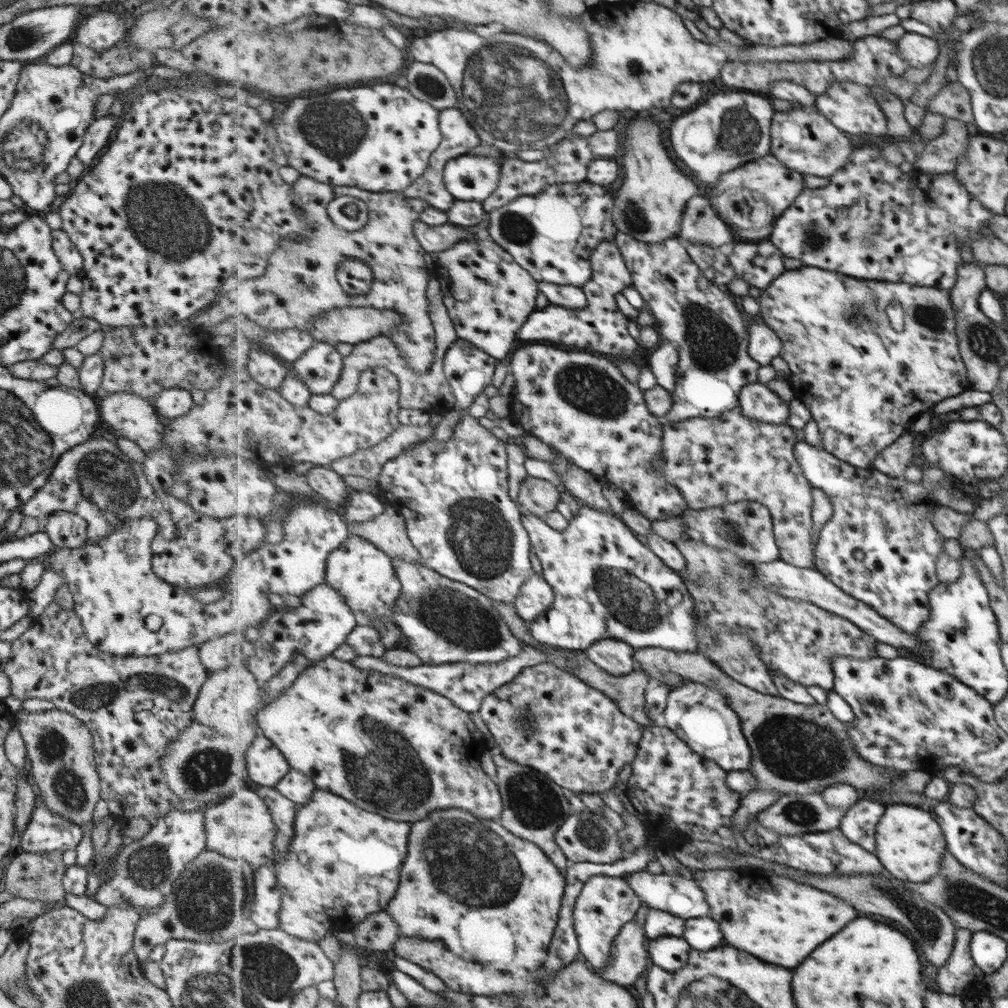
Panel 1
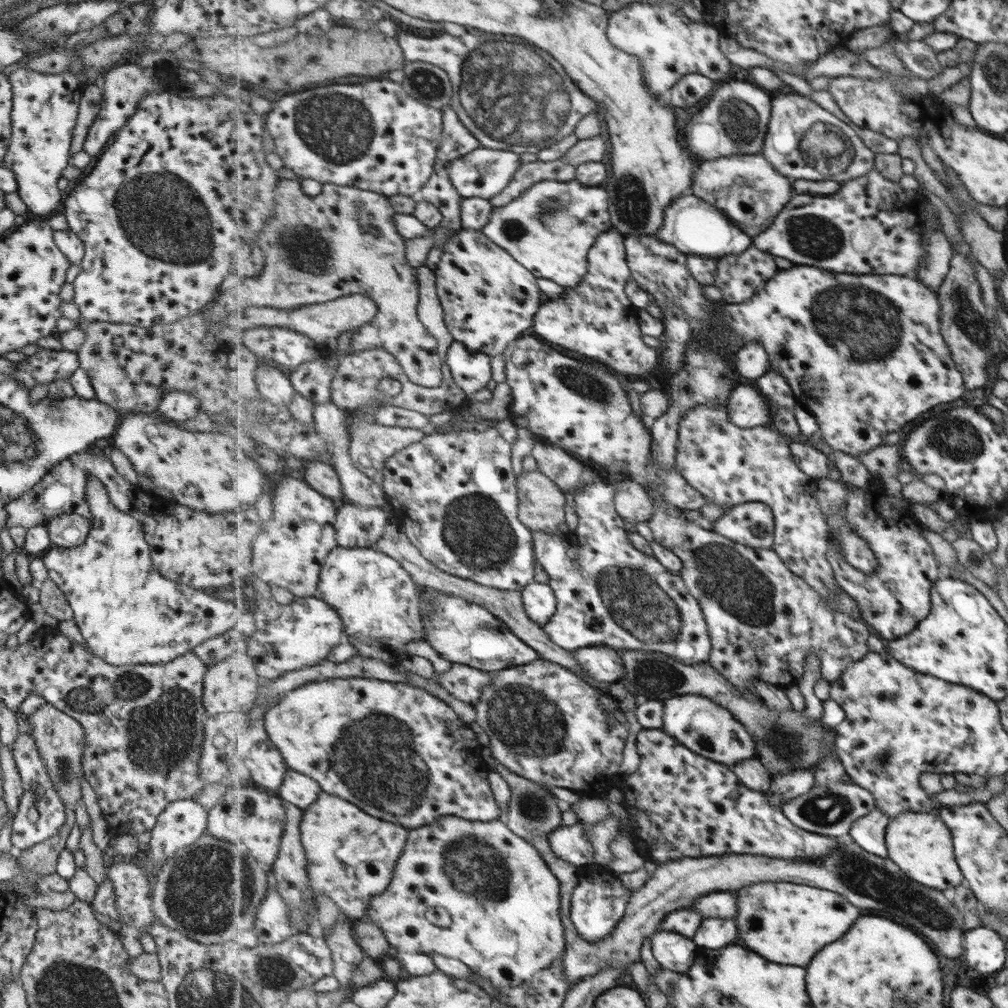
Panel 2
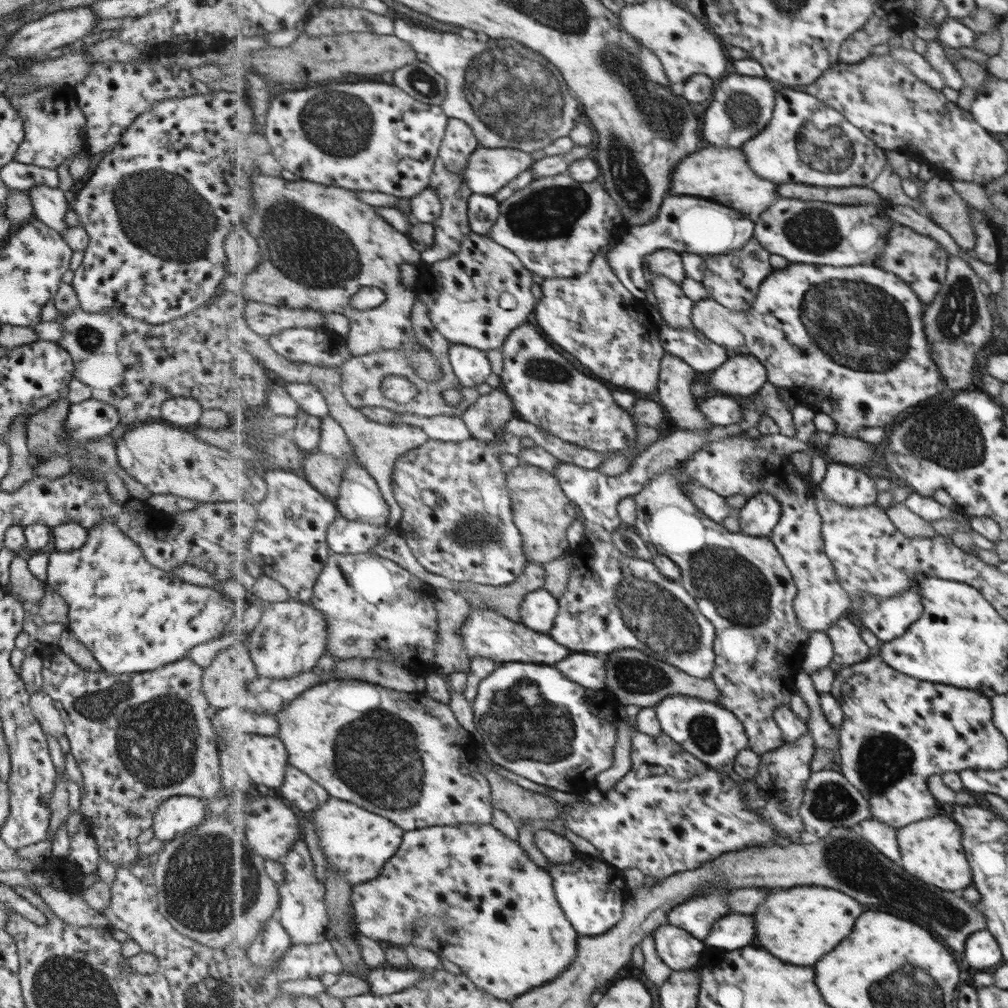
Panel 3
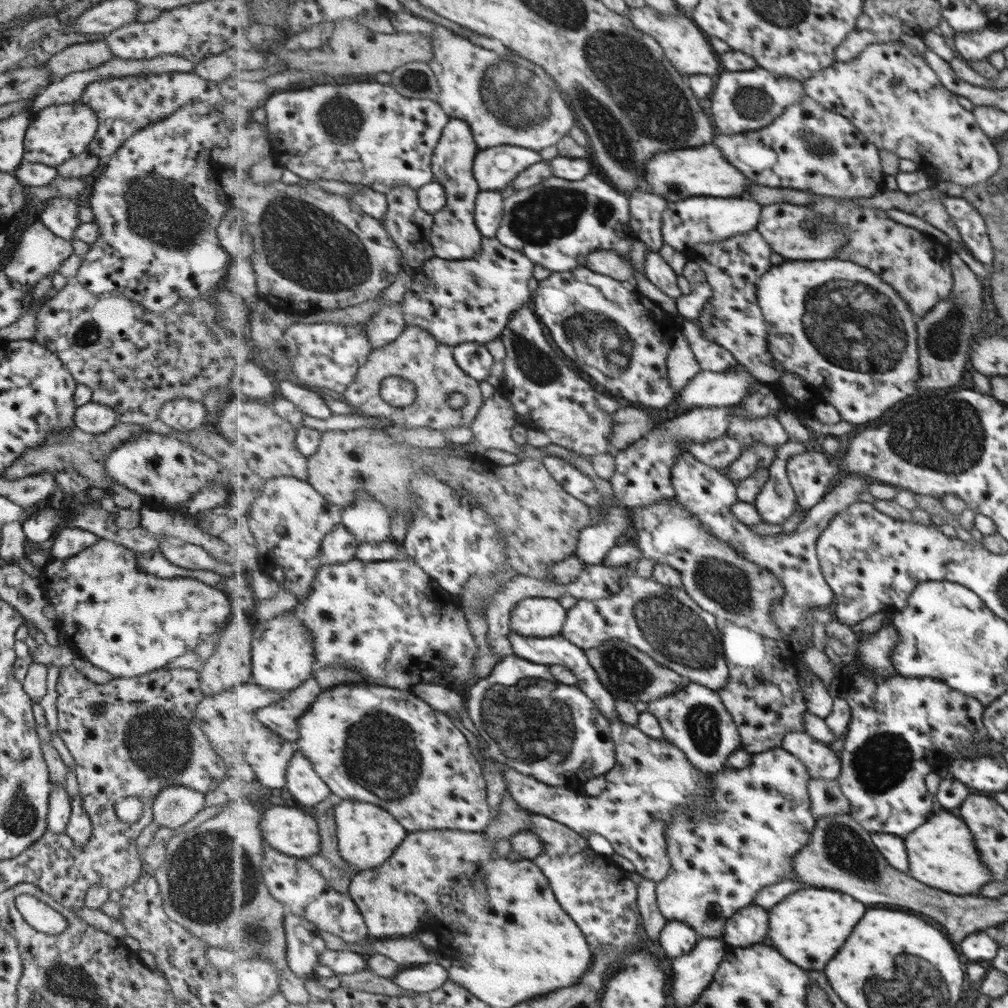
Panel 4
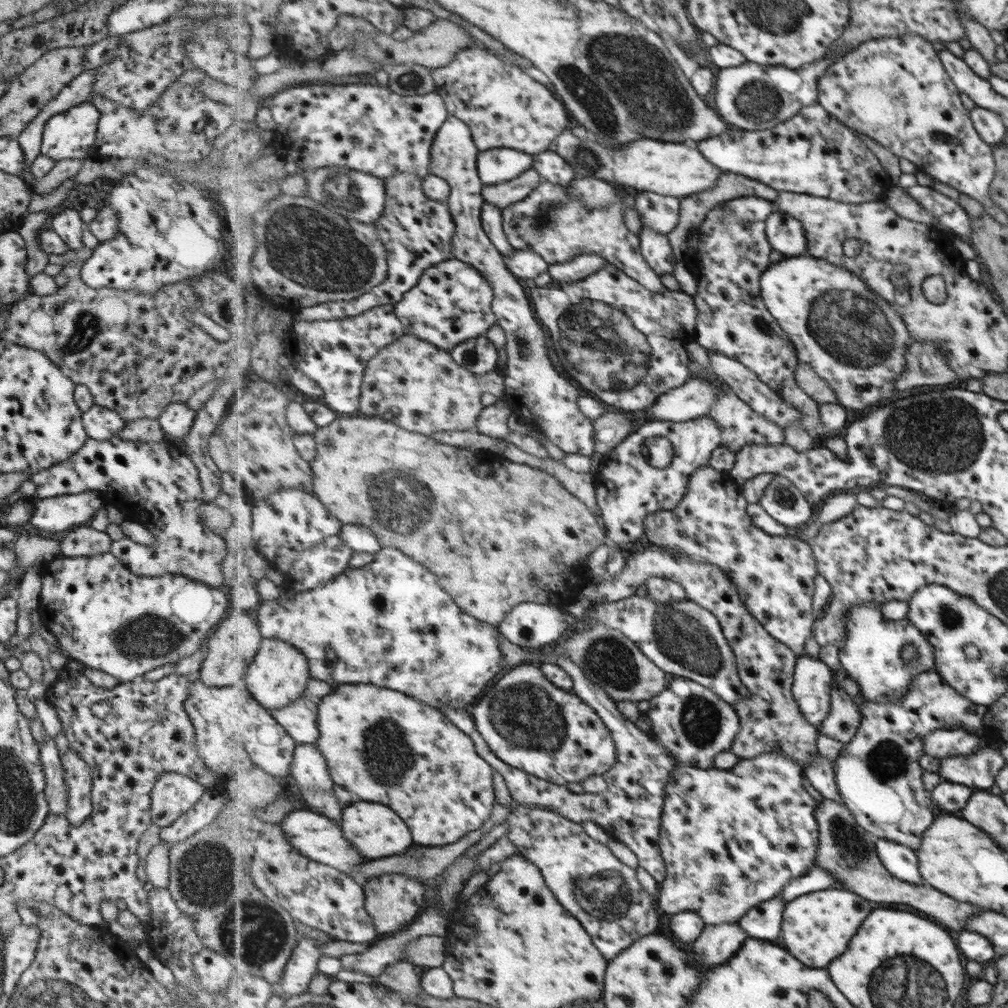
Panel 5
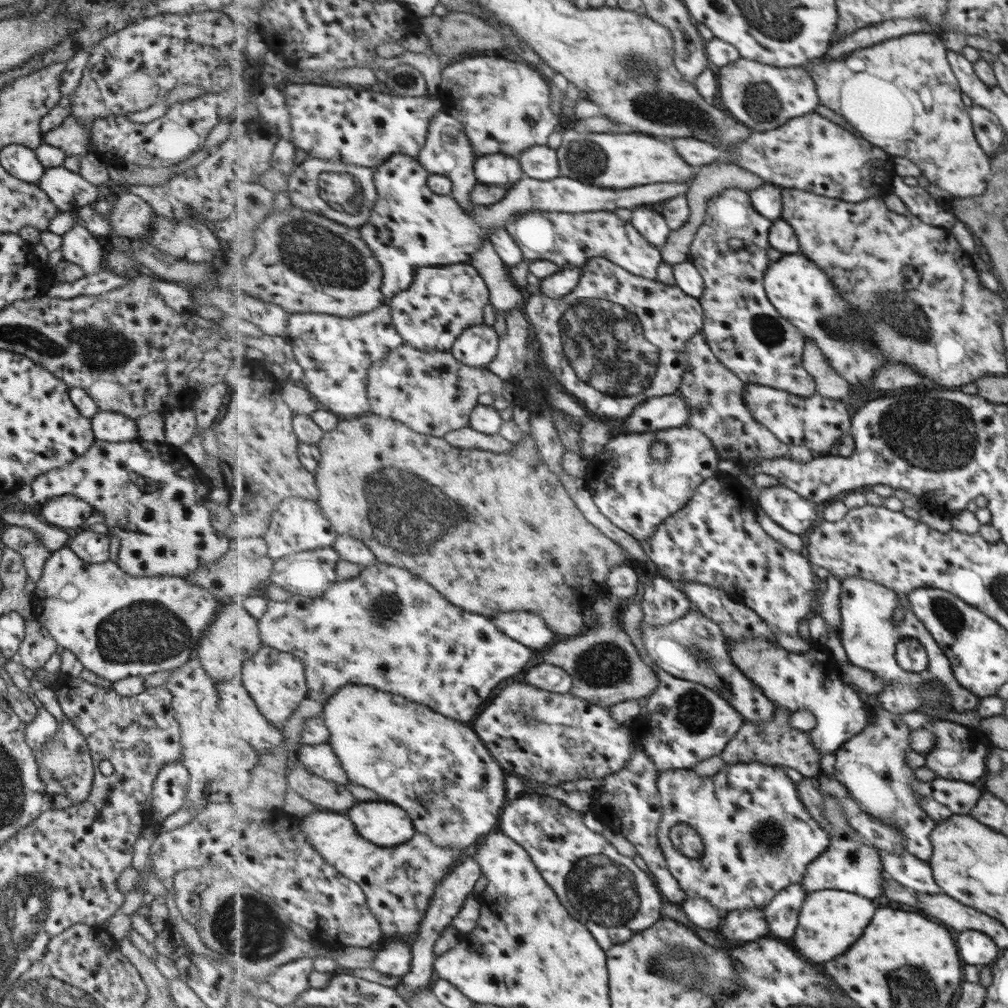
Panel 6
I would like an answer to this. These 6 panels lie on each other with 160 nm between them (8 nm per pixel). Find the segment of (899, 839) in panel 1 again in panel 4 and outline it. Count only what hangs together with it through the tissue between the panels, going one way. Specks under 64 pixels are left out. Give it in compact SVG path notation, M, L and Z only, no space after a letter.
M945 811L933 814L916 830L903 840L907 848L909 876L917 876L917 880L923 884L943 892L953 892L955 896L979 896L980 890L992 880L992 876L980 860L980 852L976 849L968 826L960 818Z

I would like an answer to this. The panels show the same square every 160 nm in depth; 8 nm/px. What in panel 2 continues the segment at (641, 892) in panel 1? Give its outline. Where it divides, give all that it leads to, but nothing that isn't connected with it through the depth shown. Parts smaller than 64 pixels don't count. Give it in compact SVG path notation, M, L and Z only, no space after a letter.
M710 892L698 898L689 909L697 909L708 918L735 918L739 913L738 896L733 892Z

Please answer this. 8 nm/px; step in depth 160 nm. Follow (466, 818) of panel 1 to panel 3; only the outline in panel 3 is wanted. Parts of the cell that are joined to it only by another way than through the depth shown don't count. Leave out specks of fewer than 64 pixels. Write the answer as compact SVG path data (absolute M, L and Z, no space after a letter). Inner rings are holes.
M493 824L428 827L406 832L400 850L396 852L393 859L389 860L377 880L356 884L352 887L353 916L359 934L383 942L385 945L406 947L413 944L413 946L433 950L442 959L447 959L458 965L464 972L463 974L467 974L477 988L497 997L499 1000L511 1002L514 999L521 998L529 991L535 990L536 987L543 987L545 983L551 983L552 980L559 978L574 964L574 960L577 958L577 948L579 948L577 942L580 936L572 925L572 921L566 916L560 900L556 897L555 881L556 878L553 878L546 868L537 865L537 862L533 861L526 850L519 846L518 840L513 841L505 838ZM442 912L448 912L448 919L444 922L439 918Z

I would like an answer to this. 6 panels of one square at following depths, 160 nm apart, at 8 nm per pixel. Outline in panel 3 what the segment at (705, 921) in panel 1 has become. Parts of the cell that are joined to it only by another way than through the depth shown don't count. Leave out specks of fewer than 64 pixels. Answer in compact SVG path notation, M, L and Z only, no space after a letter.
M729 913L717 921L704 944L727 950L745 948L756 942L757 925L755 915Z

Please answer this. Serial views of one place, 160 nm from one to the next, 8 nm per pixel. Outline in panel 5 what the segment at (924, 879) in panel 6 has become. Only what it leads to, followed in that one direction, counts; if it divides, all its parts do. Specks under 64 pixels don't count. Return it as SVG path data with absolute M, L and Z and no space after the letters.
M877 839L875 847L889 873L897 878L909 880L911 884L923 884L917 872L917 858L913 850L886 839Z

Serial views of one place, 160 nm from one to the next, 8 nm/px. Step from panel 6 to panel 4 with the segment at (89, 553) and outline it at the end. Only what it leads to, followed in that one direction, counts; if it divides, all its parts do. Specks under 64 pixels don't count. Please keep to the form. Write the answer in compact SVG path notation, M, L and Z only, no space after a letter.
M64 527L57 530L57 536L49 549L51 559L66 559L89 545L95 544L100 538L93 533L81 530L80 528Z

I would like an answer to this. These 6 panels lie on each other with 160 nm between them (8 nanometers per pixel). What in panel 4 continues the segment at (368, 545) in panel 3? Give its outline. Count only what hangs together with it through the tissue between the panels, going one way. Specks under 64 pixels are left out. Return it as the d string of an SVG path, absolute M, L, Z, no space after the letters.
M343 523L324 538L320 561L322 566L341 564L356 558L361 542Z

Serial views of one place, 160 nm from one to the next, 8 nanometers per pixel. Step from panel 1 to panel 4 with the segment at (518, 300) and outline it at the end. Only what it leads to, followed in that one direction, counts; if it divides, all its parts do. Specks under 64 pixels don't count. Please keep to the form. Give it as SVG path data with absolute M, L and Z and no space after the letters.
M497 237L483 239L483 250L471 260L446 261L435 257L415 270L412 284L399 302L406 325L417 325L433 334L441 344L457 347L464 343L487 344L501 339L512 322L516 310L533 303L529 280L533 278L535 263L525 254L504 245Z

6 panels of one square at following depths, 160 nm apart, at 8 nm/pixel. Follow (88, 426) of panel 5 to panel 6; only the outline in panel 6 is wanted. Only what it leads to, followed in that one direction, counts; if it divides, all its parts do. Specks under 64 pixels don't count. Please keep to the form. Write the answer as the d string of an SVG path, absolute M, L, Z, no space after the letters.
M98 410L89 420L92 435L97 440L112 443L137 440L134 419L121 413Z

